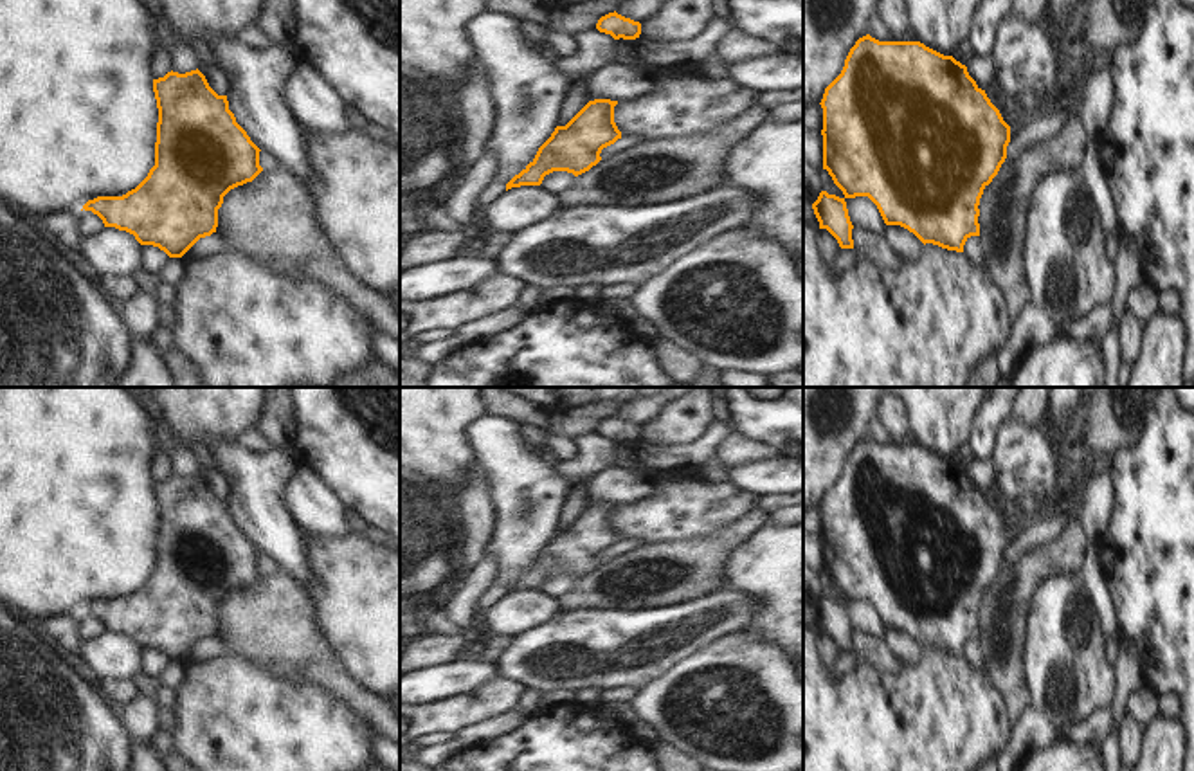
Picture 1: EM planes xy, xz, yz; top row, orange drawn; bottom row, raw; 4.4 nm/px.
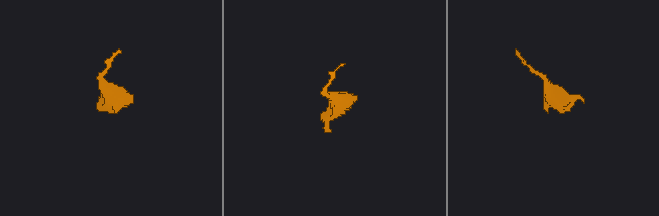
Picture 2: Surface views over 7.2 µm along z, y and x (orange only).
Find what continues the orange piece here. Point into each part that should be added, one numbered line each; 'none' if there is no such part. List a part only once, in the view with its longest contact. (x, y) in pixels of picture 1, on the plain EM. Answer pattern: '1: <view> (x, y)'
none

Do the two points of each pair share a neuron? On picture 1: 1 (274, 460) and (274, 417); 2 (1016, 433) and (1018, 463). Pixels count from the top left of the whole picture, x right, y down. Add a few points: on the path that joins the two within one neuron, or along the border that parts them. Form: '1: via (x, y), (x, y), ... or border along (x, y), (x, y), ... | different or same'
1: border along (271, 445), (289, 453) | different
2: via (1016, 440), (1018, 456) | same

